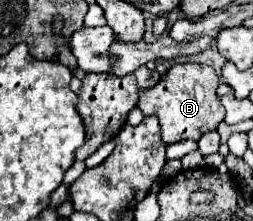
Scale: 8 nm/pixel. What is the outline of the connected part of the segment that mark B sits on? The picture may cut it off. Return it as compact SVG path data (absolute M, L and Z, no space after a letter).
M172 64L170 70L160 78L160 82L140 92L138 108L146 116L158 116L162 128L162 140L166 144L174 144L180 140L198 140L206 132L216 130L216 126L224 120L224 106L216 96L216 88L220 84L214 68L206 64Z

